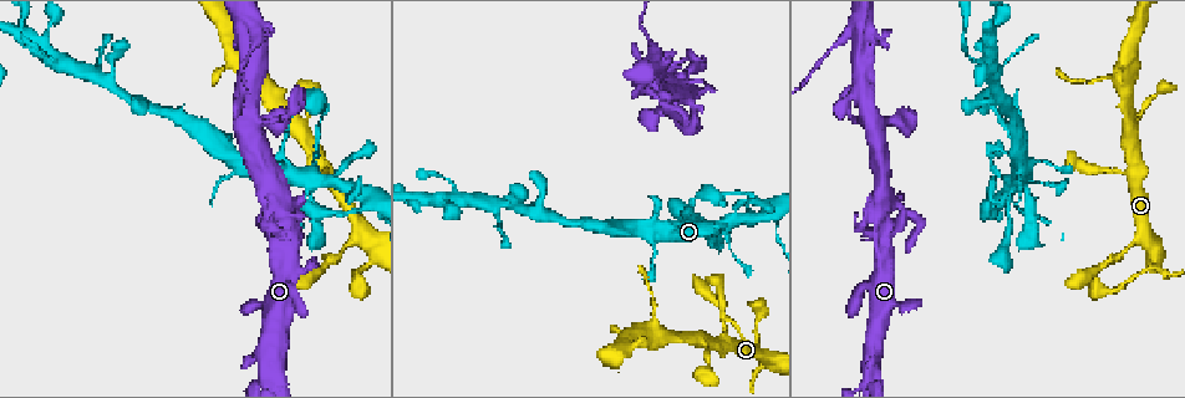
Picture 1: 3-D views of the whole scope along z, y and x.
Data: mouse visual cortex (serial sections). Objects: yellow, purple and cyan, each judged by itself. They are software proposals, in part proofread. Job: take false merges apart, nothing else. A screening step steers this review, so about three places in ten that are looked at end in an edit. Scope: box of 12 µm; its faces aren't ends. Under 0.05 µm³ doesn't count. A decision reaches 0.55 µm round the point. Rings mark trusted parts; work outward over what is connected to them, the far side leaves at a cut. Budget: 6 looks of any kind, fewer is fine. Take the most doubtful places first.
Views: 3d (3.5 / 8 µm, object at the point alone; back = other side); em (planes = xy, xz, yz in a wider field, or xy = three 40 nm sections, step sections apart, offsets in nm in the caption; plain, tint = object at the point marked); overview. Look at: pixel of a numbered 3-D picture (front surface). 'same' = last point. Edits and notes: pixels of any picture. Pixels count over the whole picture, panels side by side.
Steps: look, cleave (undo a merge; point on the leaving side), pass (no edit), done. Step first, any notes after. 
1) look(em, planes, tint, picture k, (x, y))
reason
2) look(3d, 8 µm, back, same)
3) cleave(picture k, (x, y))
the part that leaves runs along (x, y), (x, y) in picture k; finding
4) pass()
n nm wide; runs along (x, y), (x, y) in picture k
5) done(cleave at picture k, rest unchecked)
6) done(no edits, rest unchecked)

look(3d, 3.5 µm, picture 1, (1153, 268))
sharp bend

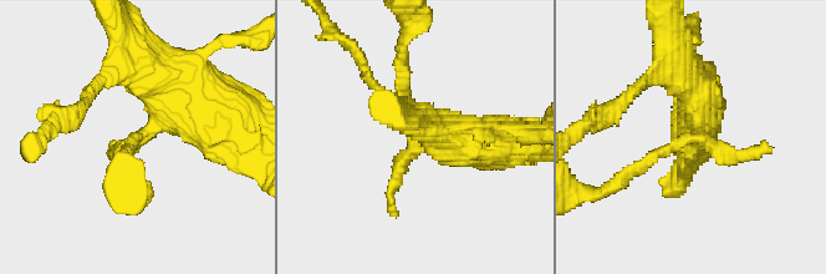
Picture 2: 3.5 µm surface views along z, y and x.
look(em, xy, step 5, tint, picture 2, (696, 140))
shape alone is not enough

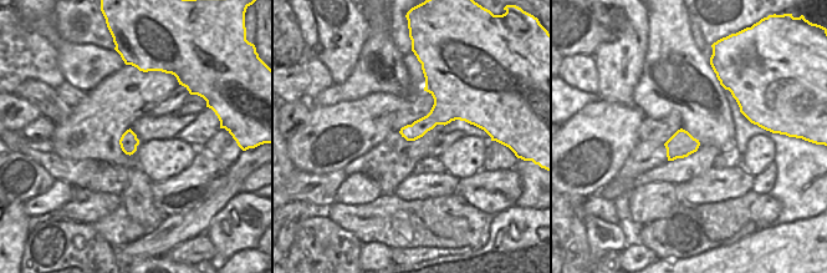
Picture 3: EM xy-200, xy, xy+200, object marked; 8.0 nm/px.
pass()
runs along (684, 77), (700, 138), (631, 173) in picture 2; all the same cell

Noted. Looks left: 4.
look(3d, 3.5 µm, picture 1, (253, 34))
branch point

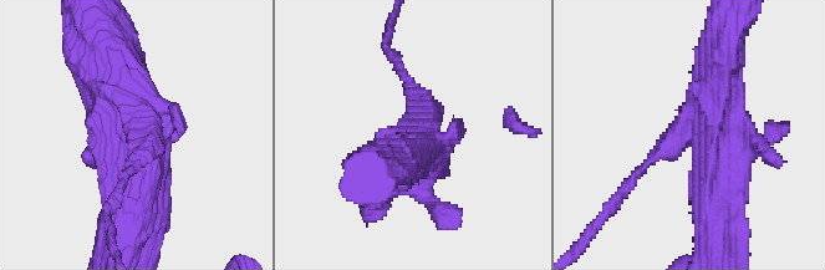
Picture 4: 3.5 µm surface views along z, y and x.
look(em, xy, step 1, tint, picture 4, (141, 136))

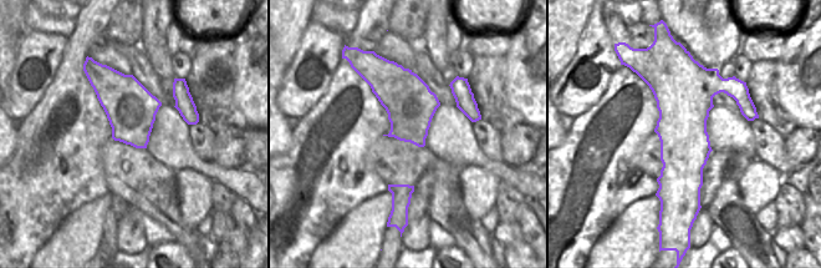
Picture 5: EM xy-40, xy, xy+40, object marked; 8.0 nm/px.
look(em, xy, step 2, tint, same)
another direction

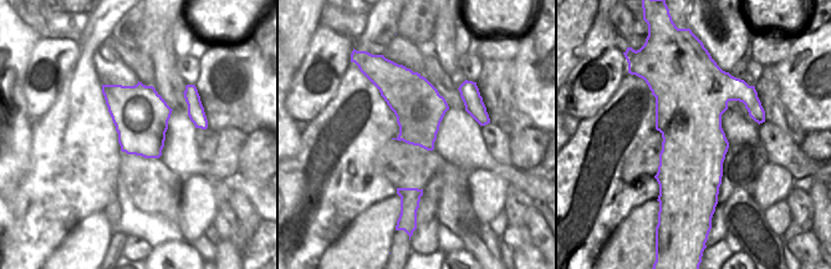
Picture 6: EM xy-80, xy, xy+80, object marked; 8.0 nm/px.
cleave(picture 4, (621, 193))
the part that leaves runs along (648, 162), (587, 234) in picture 4; a second cell is stuck on

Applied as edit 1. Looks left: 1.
done(cleave at picture 4, rest unchecked)

